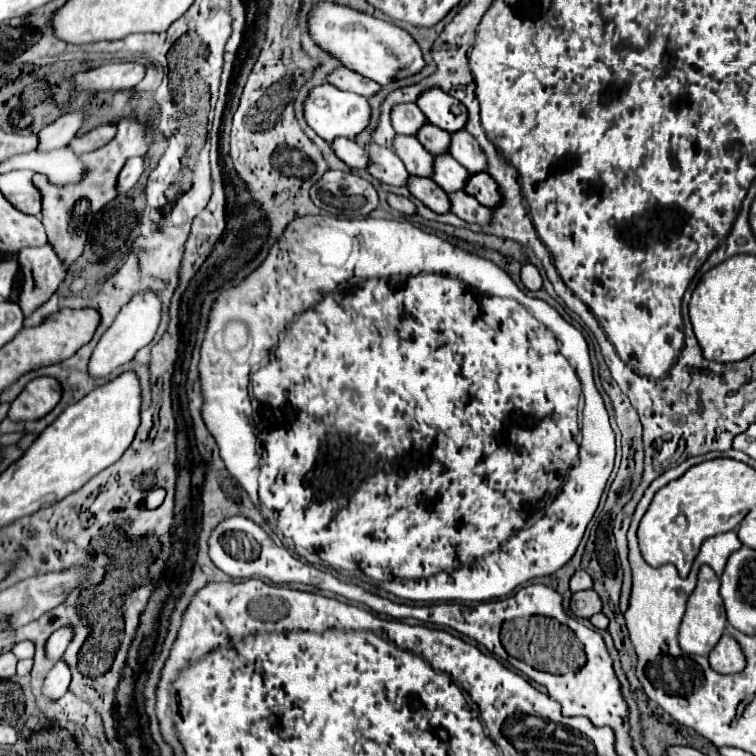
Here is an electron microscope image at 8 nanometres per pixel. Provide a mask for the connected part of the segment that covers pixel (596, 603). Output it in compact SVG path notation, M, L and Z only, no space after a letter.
M587 589L587 591L581 591L581 593L577 591L577 593L571 595L569 607L577 617L587 619L587 617L591 617L591 615L601 611L601 599L593 589Z

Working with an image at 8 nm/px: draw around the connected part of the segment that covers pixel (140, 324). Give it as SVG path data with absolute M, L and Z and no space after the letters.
M153 293L147 295L135 295L117 315L117 319L113 321L113 325L103 333L103 337L99 339L97 347L93 349L93 355L89 359L87 365L87 375L91 377L107 377L115 367L121 367L125 363L129 363L135 353L145 347L147 343L151 343L151 339L155 337L155 331L159 327L159 315L161 315L161 305L159 299Z

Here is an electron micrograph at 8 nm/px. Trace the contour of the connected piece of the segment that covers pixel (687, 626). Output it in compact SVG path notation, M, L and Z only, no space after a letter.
M701 565L699 575L697 575L697 587L687 599L687 609L677 631L677 641L679 641L681 651L687 655L707 655L711 647L715 647L715 643L721 639L725 621L727 619L723 611L723 601L719 595L719 577L715 575L715 571L711 571L711 567Z

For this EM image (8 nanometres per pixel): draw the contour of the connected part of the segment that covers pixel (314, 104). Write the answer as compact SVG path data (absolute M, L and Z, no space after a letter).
M319 85L313 87L303 101L303 115L307 125L325 141L333 141L335 137L347 137L355 139L357 133L361 133L369 125L369 103L363 95L341 91L335 85Z

